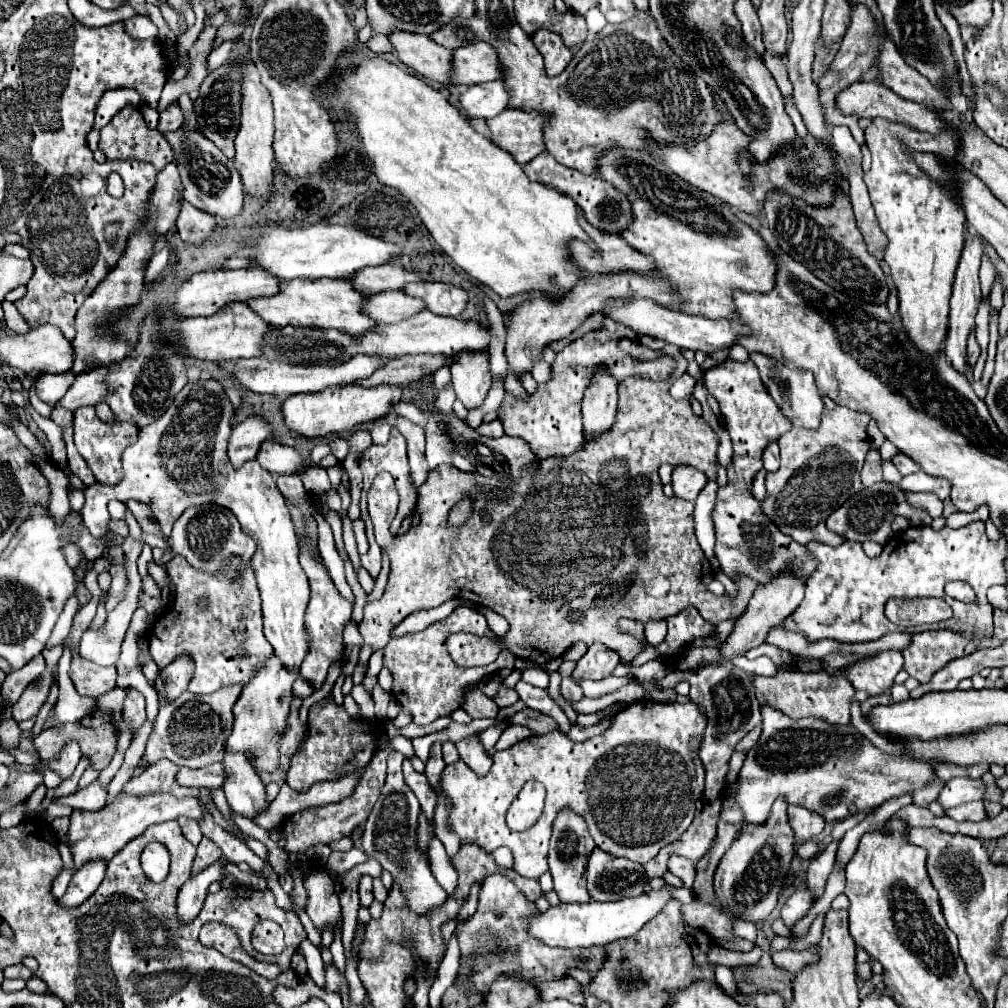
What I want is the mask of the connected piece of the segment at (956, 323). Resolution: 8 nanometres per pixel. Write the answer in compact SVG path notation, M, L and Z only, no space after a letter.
M968 234L966 238L966 248L960 258L960 266L956 270L956 280L954 280L954 290L950 298L950 316L948 316L948 338L944 346L944 354L950 360L950 364L958 372L970 372L970 366L966 364L966 338L970 330L974 328L974 316L980 306L980 282L978 282L978 270L980 270L980 258L982 258L982 242L980 236Z

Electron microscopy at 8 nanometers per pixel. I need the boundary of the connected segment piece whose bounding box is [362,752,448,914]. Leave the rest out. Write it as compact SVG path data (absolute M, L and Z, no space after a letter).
M400 752L390 754L386 784L364 824L362 850L366 852L366 856L376 858L382 864L382 868L388 870L398 880L398 884L402 884L402 892L408 898L410 910L422 914L422 912L434 910L440 904L444 904L448 894L432 876L426 856L416 848L416 826L418 826L420 804L418 804L418 798L414 796L414 792L404 782L402 760L404 760L404 756Z

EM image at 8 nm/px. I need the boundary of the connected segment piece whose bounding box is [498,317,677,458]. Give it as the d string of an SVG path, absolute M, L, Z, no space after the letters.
M606 317L604 328L598 332L590 332L584 338L578 338L576 342L568 344L562 352L556 354L554 368L552 368L552 380L538 386L538 392L530 396L530 400L516 399L505 393L504 408L500 410L500 422L504 426L504 432L510 436L520 436L538 452L540 458L550 456L570 456L584 444L582 434L581 402L584 390L588 388L588 380L594 374L594 368L604 364L610 374L618 382L622 382L628 376L642 376L642 378L654 381L662 381L672 375L677 365L675 360L668 355L662 355L654 361L640 362L634 360L628 352L618 348L620 338L637 339L636 333L626 328L620 322Z

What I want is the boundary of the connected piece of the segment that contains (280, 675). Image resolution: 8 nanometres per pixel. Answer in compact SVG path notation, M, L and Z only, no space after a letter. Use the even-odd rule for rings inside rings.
M276 656L266 662L260 662L254 670L252 680L244 686L236 706L234 706L234 728L226 750L230 752L250 752L256 754L256 766L274 772L278 768L278 734L286 730L286 716L292 702L292 684L298 678L298 672L290 672Z

